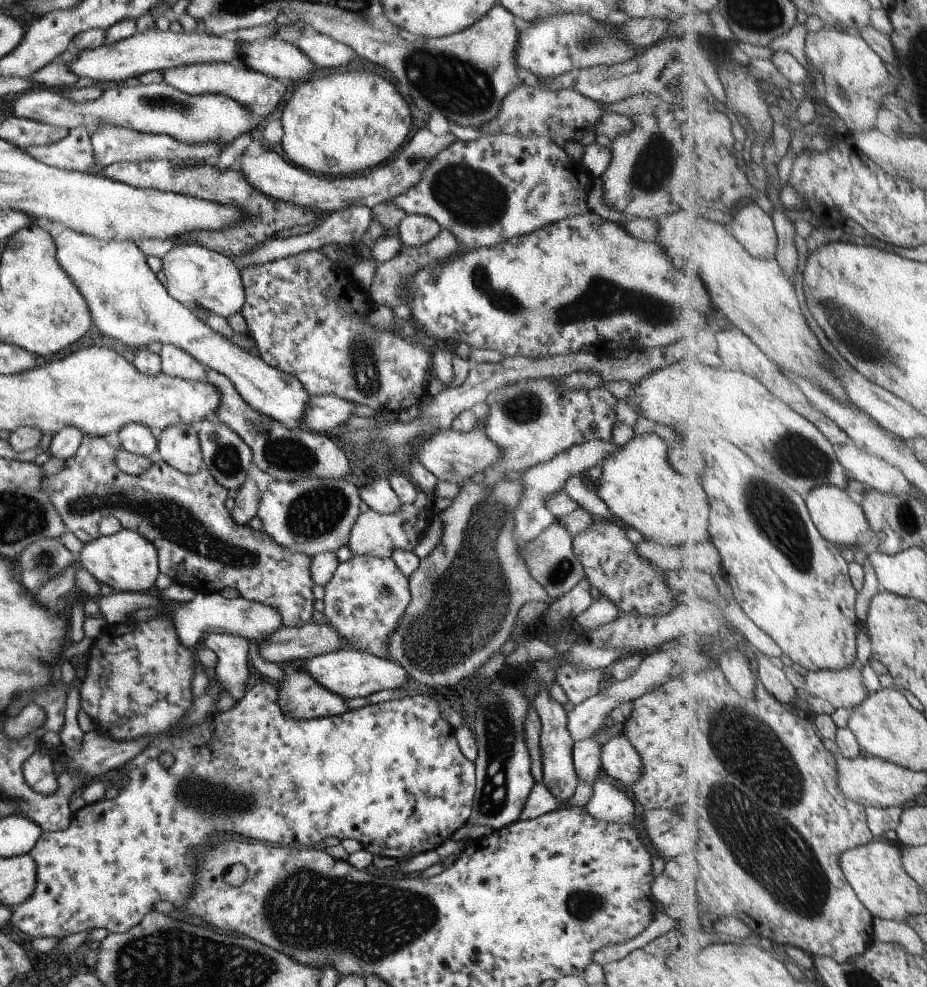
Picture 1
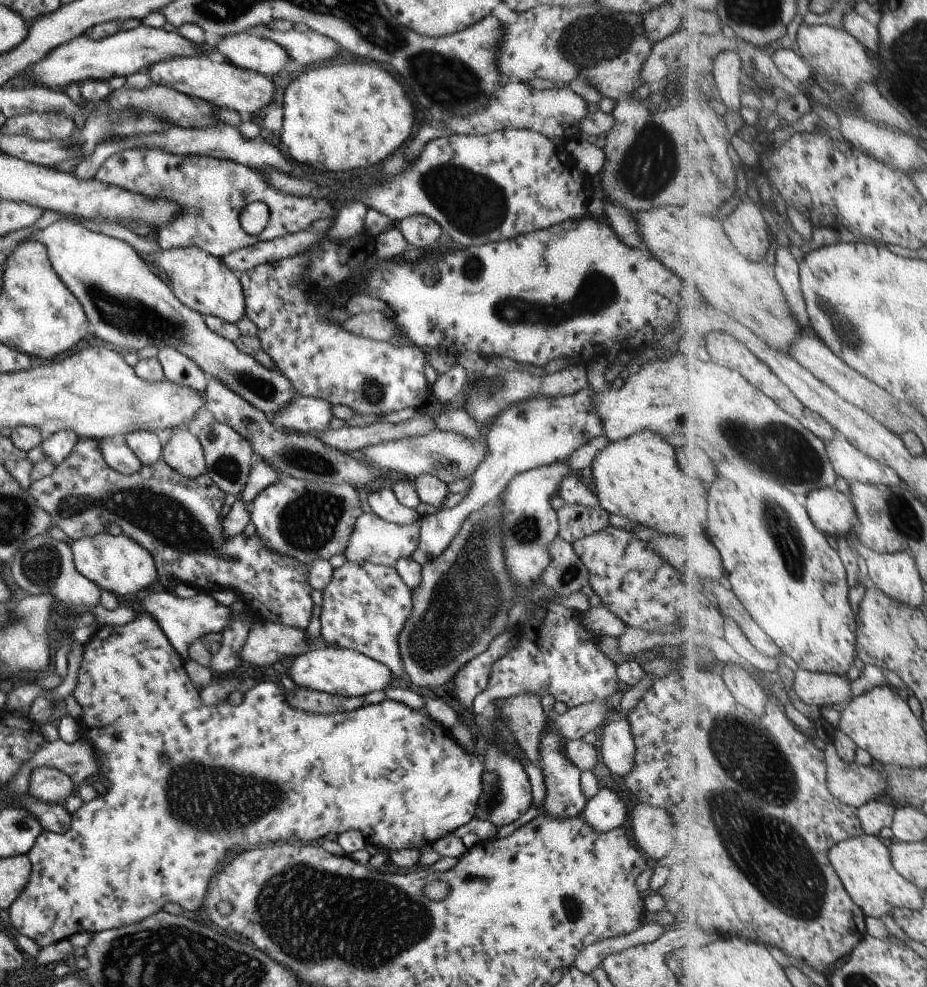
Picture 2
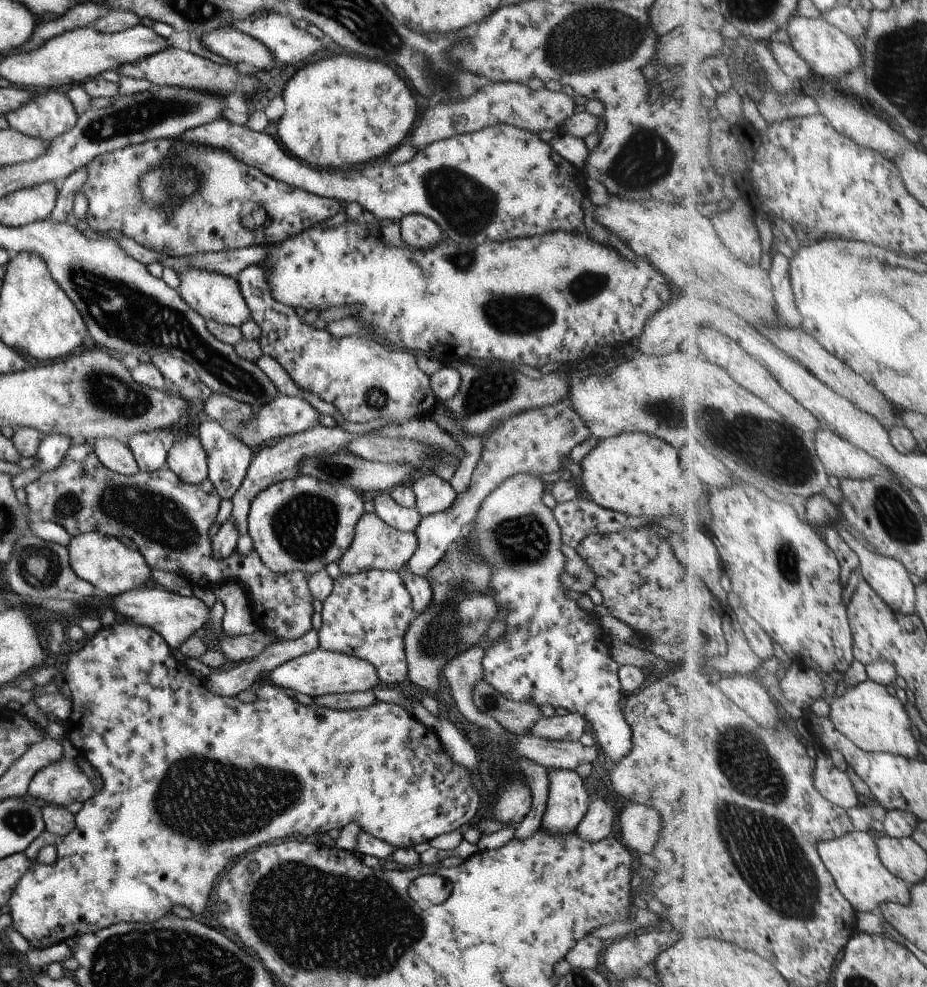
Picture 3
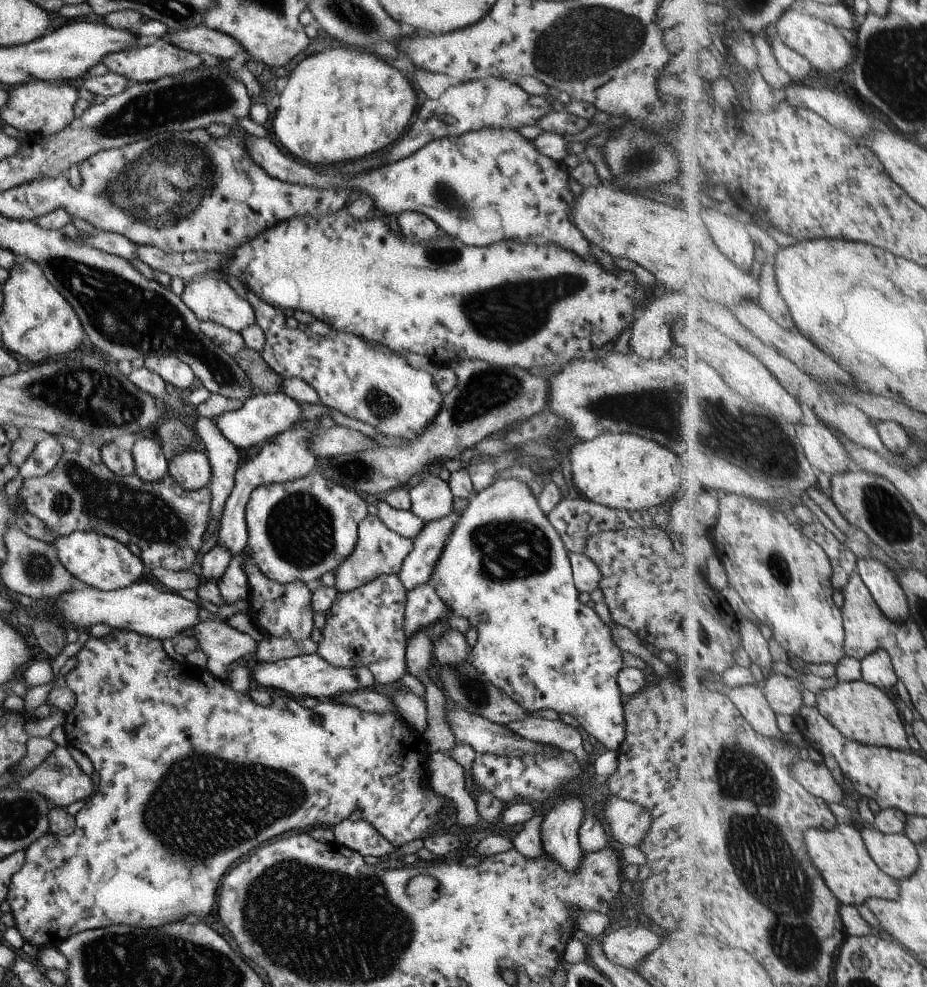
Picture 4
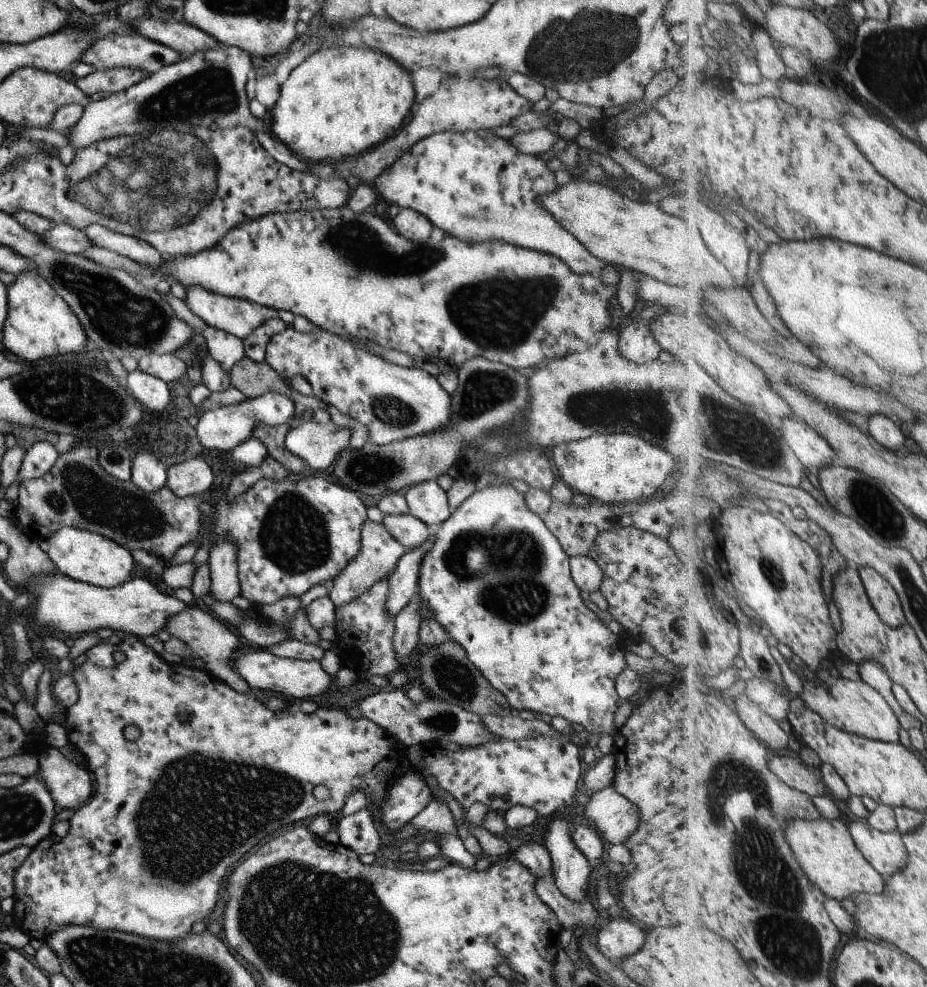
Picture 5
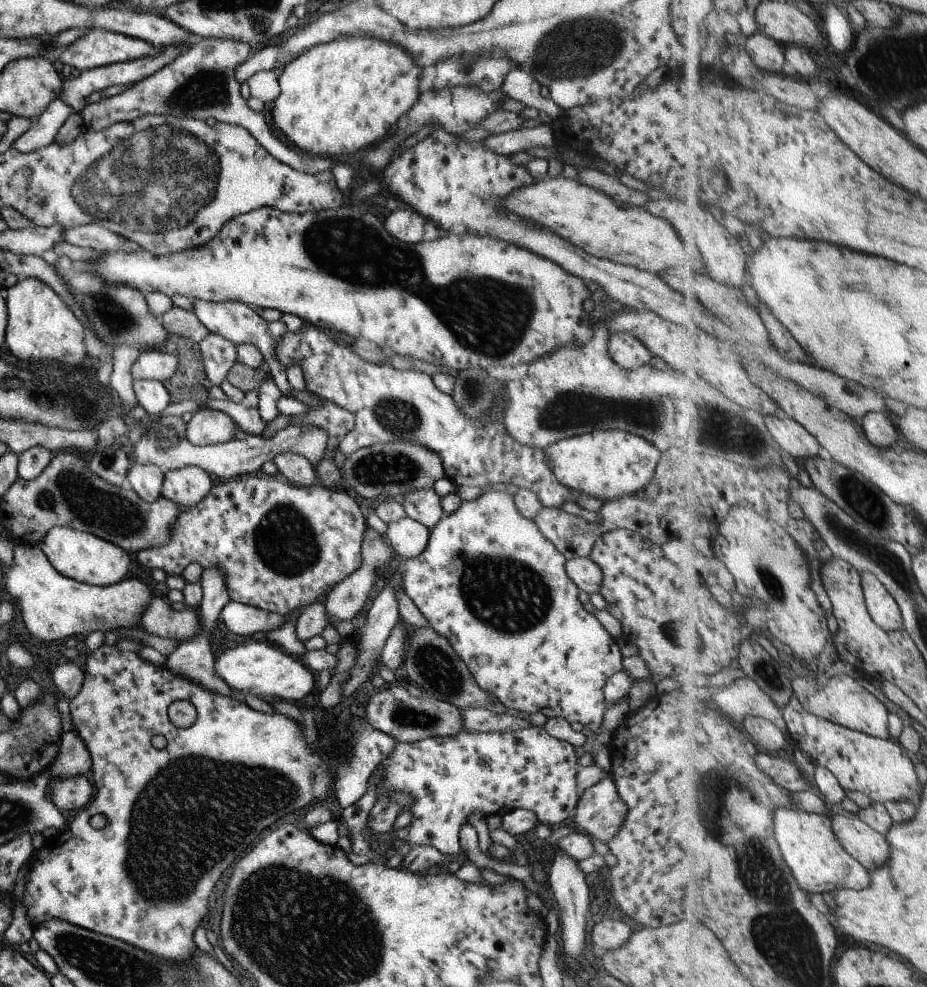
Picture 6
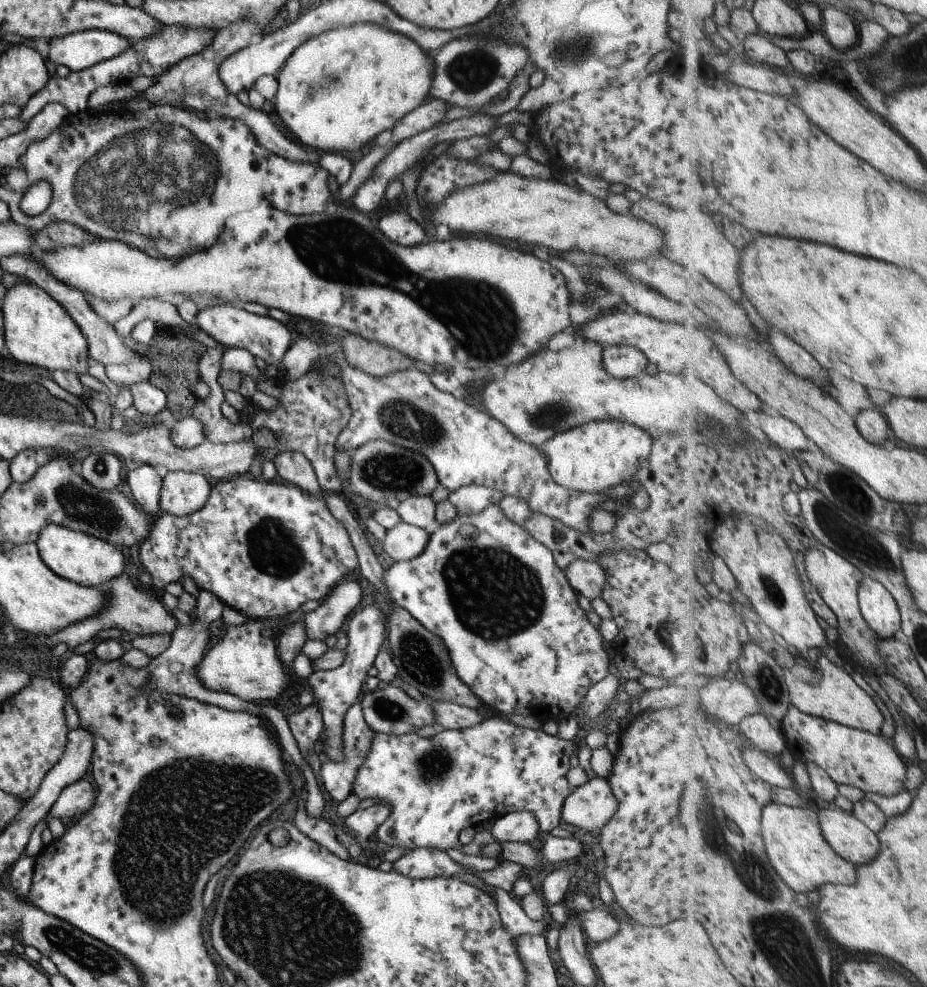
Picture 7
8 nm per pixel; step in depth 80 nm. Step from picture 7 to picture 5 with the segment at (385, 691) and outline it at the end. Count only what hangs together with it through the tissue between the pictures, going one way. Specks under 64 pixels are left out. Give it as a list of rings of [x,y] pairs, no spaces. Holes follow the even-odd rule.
[[[389,690],[389,692],[378,692],[364,698],[357,707],[361,711],[361,716],[373,721],[378,728],[385,729],[395,740],[407,747],[439,740],[455,742],[460,747],[480,747],[488,741],[499,738],[489,732],[478,714],[467,712],[461,707],[428,695],[419,706],[415,706],[403,692]]]

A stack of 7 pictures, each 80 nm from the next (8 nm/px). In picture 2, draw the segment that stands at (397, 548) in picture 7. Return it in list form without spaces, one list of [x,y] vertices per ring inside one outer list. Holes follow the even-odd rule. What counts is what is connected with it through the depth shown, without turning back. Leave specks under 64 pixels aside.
[[[389,485],[375,488],[367,496],[367,504],[370,505],[370,512],[374,513],[378,518],[385,522],[399,524],[399,526],[411,524],[411,522],[421,518],[415,510],[406,508],[397,502]]]

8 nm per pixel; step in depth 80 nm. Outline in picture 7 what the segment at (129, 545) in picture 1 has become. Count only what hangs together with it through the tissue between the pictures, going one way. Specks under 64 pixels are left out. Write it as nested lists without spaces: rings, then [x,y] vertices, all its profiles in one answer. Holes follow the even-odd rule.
[[[51,523],[40,530],[34,543],[45,566],[62,579],[99,588],[123,574],[121,570],[125,566],[123,562],[126,558],[122,552],[114,548],[111,543],[83,534],[81,531],[72,531]]]

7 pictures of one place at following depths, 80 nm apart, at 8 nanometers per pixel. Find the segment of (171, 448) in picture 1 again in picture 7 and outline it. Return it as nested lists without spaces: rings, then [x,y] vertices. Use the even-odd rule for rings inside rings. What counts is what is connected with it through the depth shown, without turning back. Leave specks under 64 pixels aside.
[[[169,471],[162,474],[158,505],[160,512],[182,517],[199,510],[209,496],[209,482],[202,474]]]

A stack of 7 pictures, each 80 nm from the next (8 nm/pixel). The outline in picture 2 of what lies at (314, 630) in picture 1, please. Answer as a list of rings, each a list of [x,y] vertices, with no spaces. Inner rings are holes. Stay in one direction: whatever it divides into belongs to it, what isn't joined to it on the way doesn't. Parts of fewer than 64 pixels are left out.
[[[255,623],[249,629],[239,658],[255,666],[278,665],[283,658],[293,659],[314,649],[305,638],[305,630],[275,623]]]

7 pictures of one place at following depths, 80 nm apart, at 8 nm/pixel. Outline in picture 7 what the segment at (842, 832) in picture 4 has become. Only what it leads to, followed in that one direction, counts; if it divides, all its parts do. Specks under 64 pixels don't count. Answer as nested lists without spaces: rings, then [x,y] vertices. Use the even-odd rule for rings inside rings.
[[[771,803],[762,812],[762,833],[771,862],[795,892],[813,892],[823,885],[857,884],[858,867],[840,855],[825,838],[820,814],[809,808]]]

